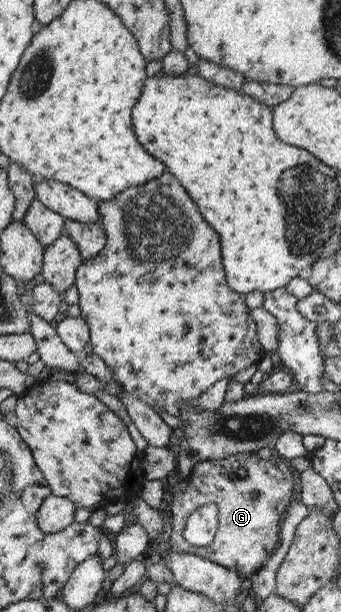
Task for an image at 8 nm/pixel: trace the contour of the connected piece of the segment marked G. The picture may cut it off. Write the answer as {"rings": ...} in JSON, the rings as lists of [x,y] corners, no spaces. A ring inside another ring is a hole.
{"rings":[[[256,451],[235,453],[221,460],[204,460],[194,464],[186,477],[175,483],[171,501],[172,528],[169,535],[169,545],[174,553],[186,551],[186,553],[198,555],[202,559],[208,559],[222,565],[226,569],[234,570],[240,577],[249,577],[263,565],[279,545],[279,527],[284,519],[286,508],[297,497],[294,492],[296,479],[292,475],[292,468],[288,460],[280,458],[273,453],[268,459],[258,457]],[[251,491],[256,491],[256,498],[252,498]],[[204,504],[214,504],[217,509],[217,528],[212,541],[204,547],[190,545],[186,539],[182,539],[182,528],[186,518],[196,508]]]}

